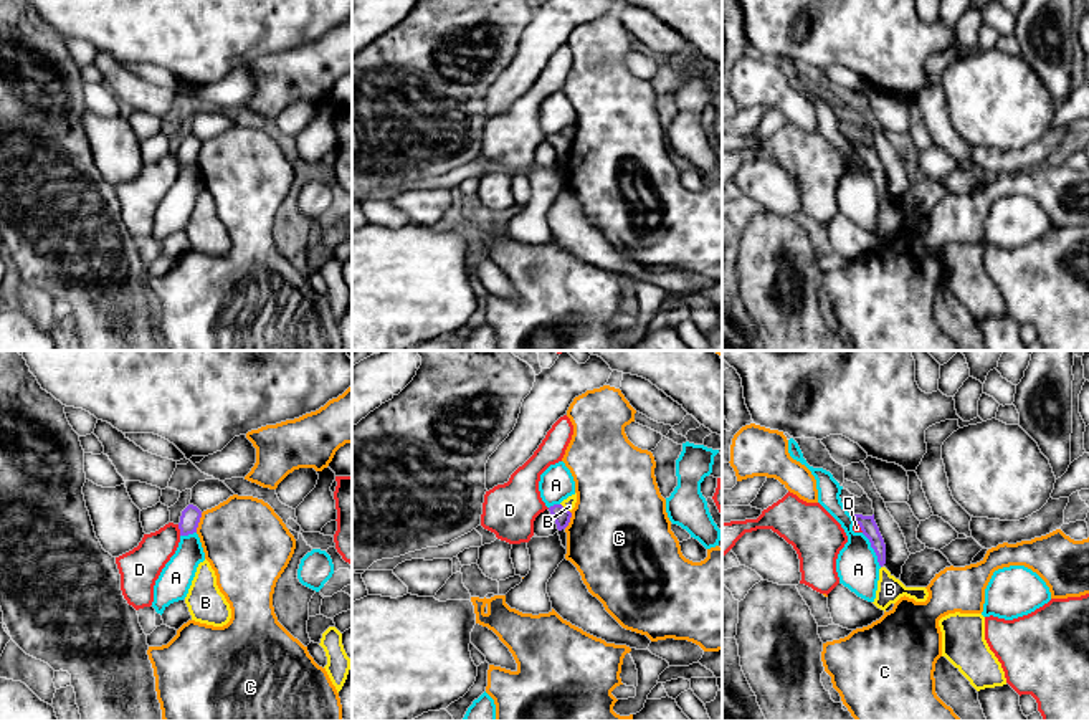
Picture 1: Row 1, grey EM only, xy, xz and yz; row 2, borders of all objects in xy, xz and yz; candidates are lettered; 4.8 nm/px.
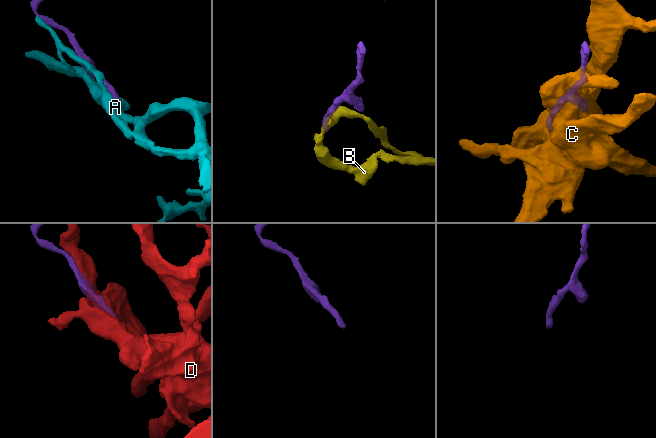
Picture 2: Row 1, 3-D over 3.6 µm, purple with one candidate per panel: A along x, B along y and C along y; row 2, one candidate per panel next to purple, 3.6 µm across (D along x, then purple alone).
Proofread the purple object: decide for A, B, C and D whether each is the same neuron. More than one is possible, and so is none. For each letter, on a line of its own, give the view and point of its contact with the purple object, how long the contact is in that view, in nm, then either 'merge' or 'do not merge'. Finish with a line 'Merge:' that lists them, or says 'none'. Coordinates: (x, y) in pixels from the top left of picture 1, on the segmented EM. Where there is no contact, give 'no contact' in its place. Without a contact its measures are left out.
A: meets purple in yz at (873, 548); contact 190 nm long; do not merge
B: meets purple in xz at (565, 508); contact 60 nm long; do not merge
C: meets purple in xy at (197, 523); contact 100 nm long; do not merge
D: meets purple in xy at (179, 528); contact 60 nm long; do not merge
Merge: none

